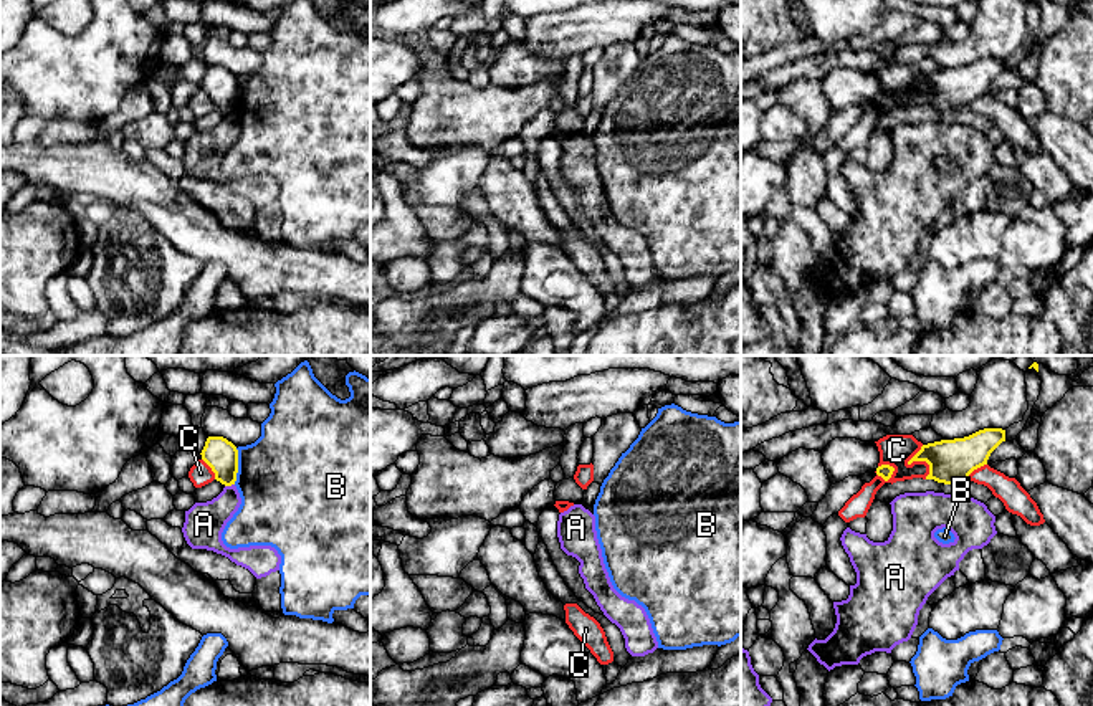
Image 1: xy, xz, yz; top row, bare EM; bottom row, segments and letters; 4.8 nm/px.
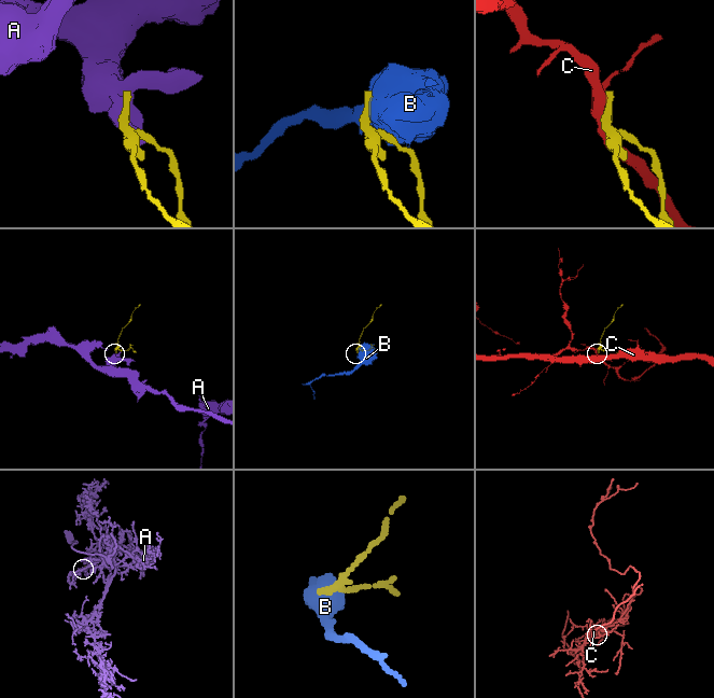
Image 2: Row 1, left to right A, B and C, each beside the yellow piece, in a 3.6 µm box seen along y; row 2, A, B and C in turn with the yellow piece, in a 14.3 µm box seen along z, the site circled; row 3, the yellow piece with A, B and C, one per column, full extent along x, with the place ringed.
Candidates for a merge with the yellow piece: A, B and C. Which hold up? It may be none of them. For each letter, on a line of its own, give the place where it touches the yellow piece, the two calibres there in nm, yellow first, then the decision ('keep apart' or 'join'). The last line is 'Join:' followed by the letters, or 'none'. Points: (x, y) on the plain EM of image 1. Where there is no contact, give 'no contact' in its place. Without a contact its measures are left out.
A: meets yellow in xy at (229, 114); 160 nm thick on the yellow side, 190 nm on the other; keep apart
B: meets yellow in xy at (237, 96); 160 nm thick on the yellow side, 480 nm on the other; keep apart
C: meets yellow in yz at (920, 90); 220 nm thick on the yellow side, 160 nm on the other; keep apart
Join: none

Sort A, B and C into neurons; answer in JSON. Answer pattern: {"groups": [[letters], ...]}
{"groups": [["A"], ["B"], ["C"]]}

